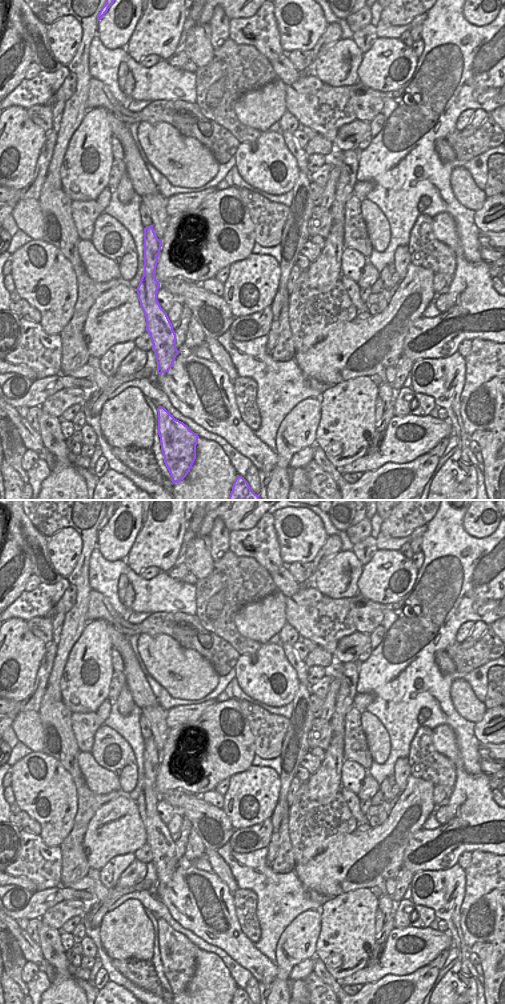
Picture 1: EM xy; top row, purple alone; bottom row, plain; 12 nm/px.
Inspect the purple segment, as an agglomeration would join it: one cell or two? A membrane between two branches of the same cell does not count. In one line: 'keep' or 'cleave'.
keep

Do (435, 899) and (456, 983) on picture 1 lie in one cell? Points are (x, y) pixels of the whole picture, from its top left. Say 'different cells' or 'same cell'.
same cell

